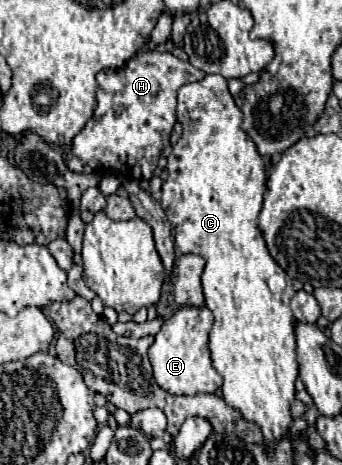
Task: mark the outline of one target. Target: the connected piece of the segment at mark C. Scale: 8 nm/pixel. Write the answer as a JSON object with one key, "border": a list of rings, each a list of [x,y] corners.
{"border":[[[208,74],[204,80],[194,82],[194,84],[184,84],[178,90],[178,122],[182,124],[182,136],[180,140],[174,144],[172,154],[168,156],[168,178],[162,186],[162,194],[160,194],[160,204],[166,212],[166,218],[170,222],[170,226],[174,228],[174,240],[176,246],[182,252],[192,252],[198,254],[206,260],[206,268],[202,272],[202,288],[204,288],[204,298],[206,298],[206,306],[212,310],[214,314],[214,326],[210,330],[210,354],[212,354],[212,364],[214,368],[222,374],[224,384],[222,384],[222,398],[226,400],[226,404],[230,404],[232,408],[236,408],[246,420],[258,424],[262,428],[262,434],[266,438],[266,448],[272,448],[290,428],[292,418],[290,418],[290,404],[294,400],[294,380],[298,376],[298,362],[296,362],[296,334],[294,334],[294,316],[290,310],[290,298],[294,296],[294,290],[290,288],[290,280],[288,274],[272,260],[272,256],[268,254],[266,242],[262,238],[262,232],[258,228],[258,212],[262,208],[262,194],[266,190],[266,168],[264,168],[264,158],[260,156],[260,152],[256,152],[256,144],[252,144],[252,138],[240,128],[242,124],[242,112],[236,106],[232,94],[228,92],[228,84],[220,74]]]}

